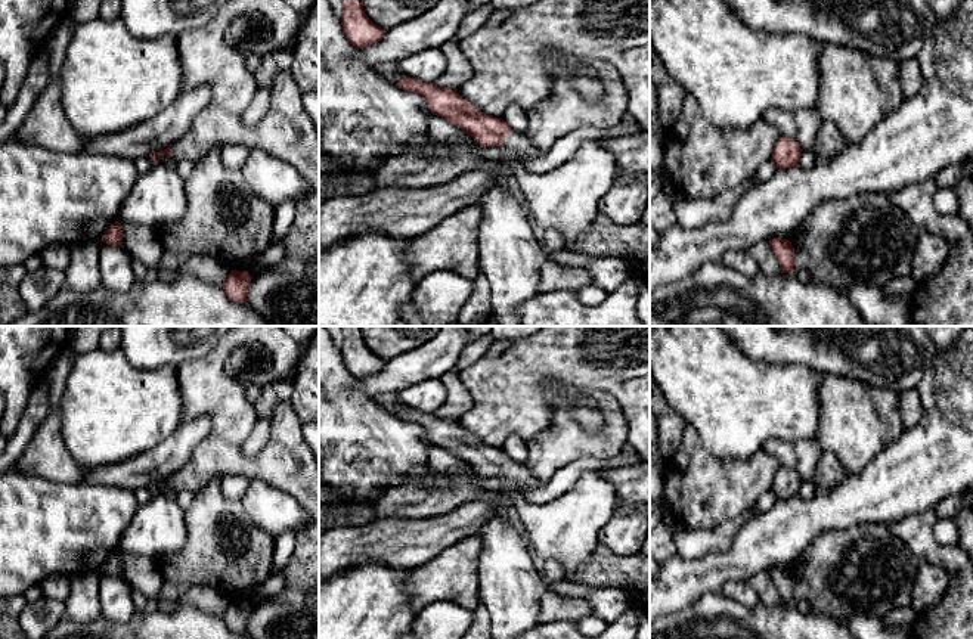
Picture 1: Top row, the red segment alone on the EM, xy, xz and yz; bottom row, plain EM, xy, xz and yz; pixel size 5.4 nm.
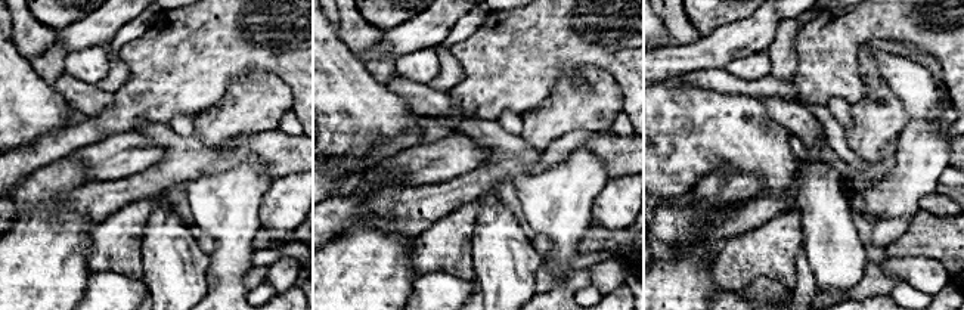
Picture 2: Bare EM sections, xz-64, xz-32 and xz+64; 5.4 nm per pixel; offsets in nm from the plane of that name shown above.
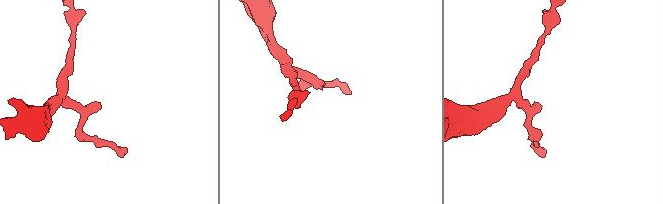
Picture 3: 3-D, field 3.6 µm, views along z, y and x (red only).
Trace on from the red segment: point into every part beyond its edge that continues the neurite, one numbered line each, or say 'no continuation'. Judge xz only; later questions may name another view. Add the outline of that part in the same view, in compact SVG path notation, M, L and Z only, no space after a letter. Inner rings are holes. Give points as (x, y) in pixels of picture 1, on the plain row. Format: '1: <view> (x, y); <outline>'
1: xz (399, 543); M518 462L503 469L508 488L498 494L487 494L474 502L462 503L444 515L418 519L387 518L372 521L363 527L334 525L319 533L319 578L329 578L351 567L366 562L384 564L391 568L412 570L436 558L440 552L459 540L478 533L484 521L514 503L514 496L524 497L527 488L540 488L543 484Z

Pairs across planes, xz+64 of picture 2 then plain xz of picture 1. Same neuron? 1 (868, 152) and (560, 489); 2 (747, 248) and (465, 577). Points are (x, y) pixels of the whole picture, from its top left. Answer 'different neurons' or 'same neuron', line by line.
1: different neurons
2: same neuron

